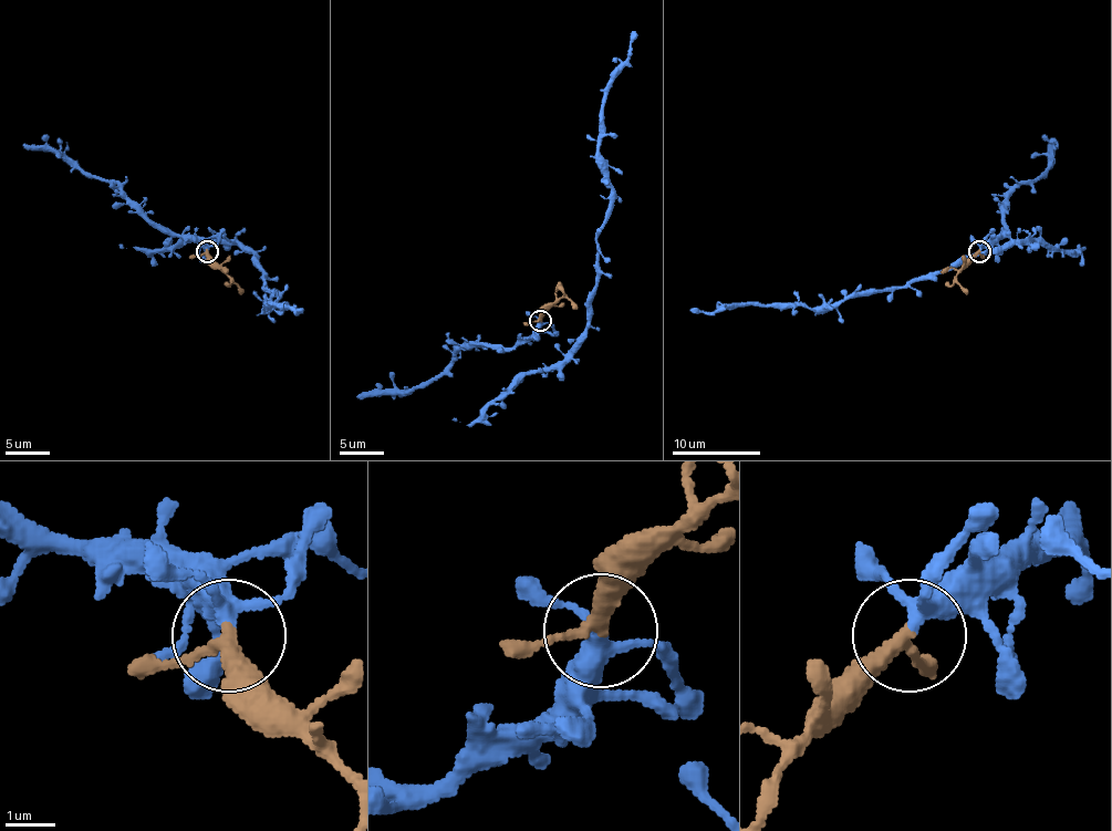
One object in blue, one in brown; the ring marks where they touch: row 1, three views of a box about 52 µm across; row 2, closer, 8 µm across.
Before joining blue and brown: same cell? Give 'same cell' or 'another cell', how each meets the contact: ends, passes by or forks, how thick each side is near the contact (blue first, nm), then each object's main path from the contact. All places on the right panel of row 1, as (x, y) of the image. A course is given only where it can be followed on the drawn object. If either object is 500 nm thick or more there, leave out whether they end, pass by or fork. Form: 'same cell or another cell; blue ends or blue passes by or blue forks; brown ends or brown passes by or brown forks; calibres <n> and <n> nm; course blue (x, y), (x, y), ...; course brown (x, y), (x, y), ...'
same cell; blue forks; brown passes by; calibres 240 and 280 nm; course blue (979, 251), (994, 229), (1011, 240), (985, 253), (962, 256), (902, 287), (847, 295), (813, 309), (690, 309); course brown (979, 251), (957, 276), (957, 282), (968, 293)

